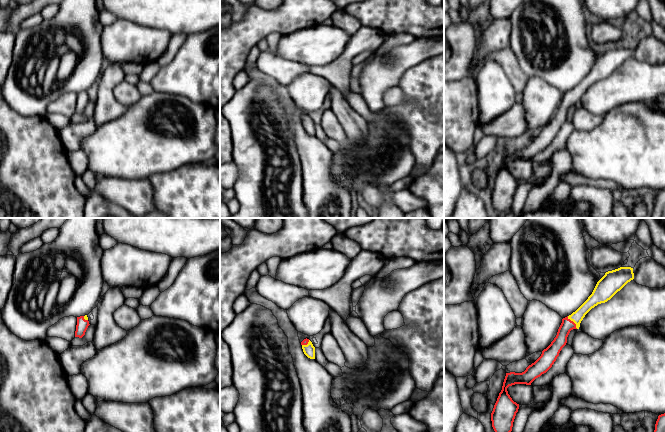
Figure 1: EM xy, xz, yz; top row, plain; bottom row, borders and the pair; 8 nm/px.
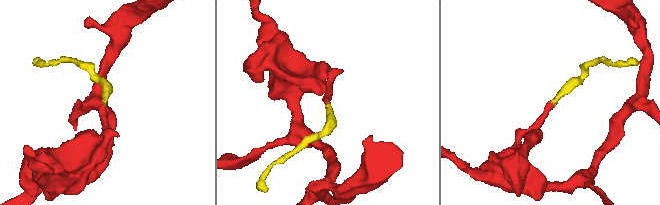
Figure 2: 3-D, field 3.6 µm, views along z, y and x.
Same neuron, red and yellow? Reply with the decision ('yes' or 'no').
yes

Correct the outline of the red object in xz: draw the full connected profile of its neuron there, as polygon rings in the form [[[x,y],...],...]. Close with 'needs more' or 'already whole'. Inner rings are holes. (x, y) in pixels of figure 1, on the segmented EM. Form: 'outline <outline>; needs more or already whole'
outline [[[306,338],[301,342],[301,345],[304,354],[310,359],[315,359],[315,347],[312,342]]]; needs more

